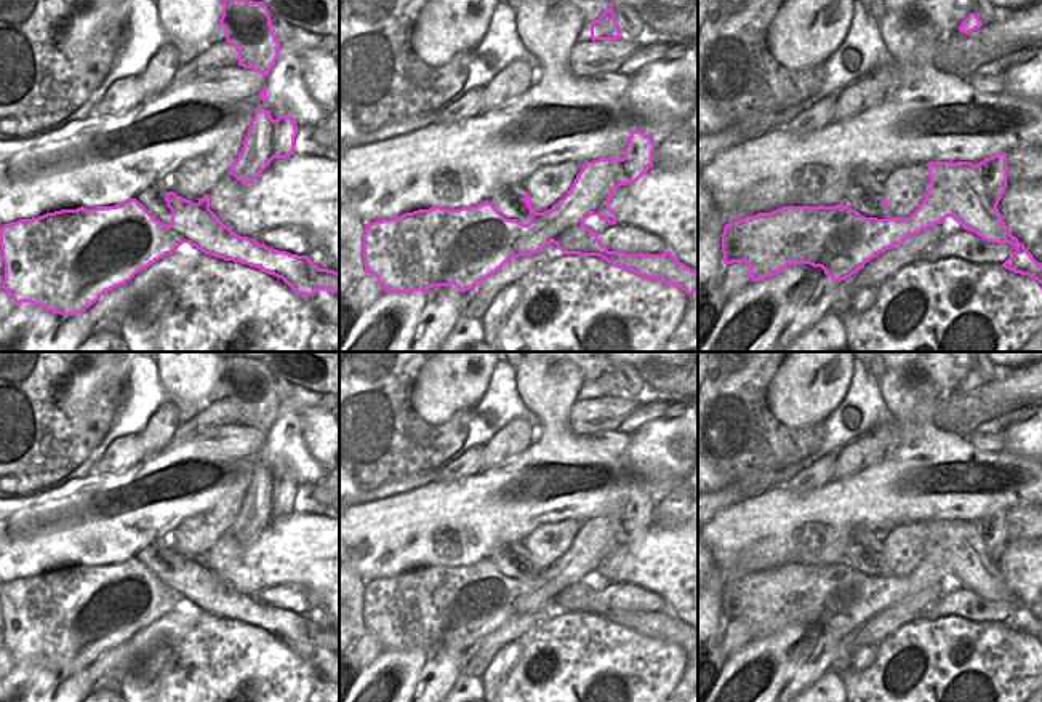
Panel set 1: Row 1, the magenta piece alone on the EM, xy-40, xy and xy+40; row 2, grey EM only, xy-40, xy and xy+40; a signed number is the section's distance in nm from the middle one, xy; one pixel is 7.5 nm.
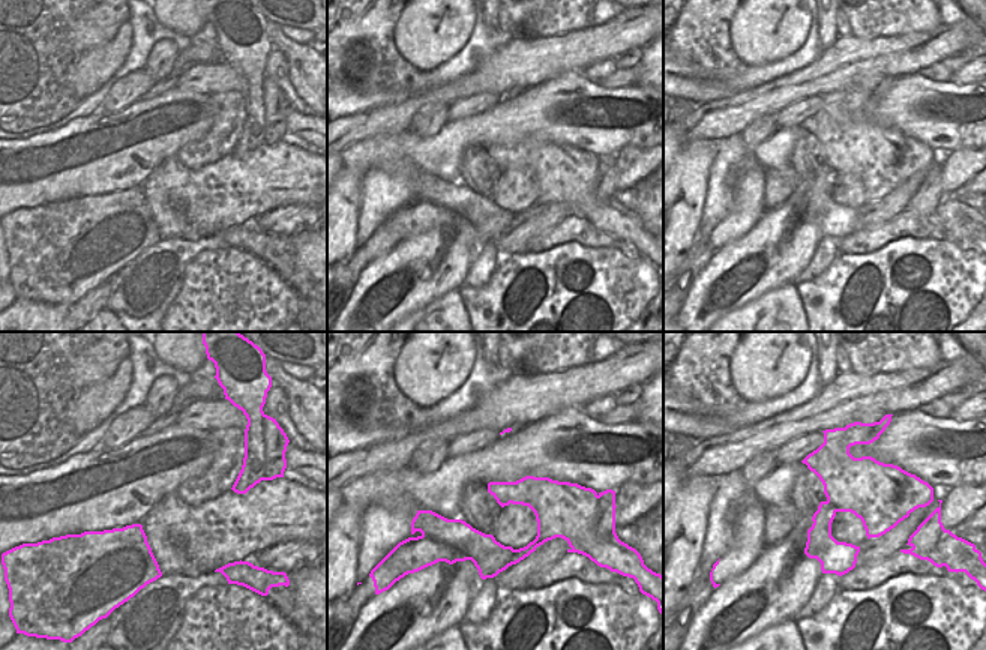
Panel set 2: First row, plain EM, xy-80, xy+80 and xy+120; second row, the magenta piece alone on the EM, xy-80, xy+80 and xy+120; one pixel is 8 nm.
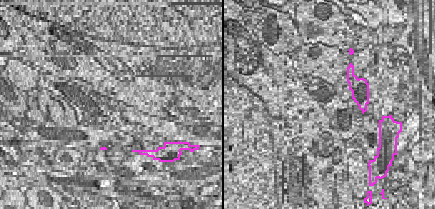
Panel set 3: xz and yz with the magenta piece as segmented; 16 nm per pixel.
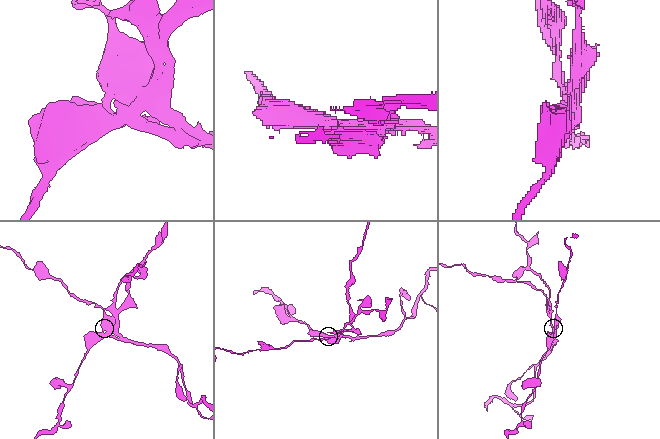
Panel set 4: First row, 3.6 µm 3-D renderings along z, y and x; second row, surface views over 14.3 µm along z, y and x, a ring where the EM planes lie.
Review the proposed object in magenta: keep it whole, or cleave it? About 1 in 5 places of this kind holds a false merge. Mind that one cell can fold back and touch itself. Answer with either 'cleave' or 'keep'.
cleave

